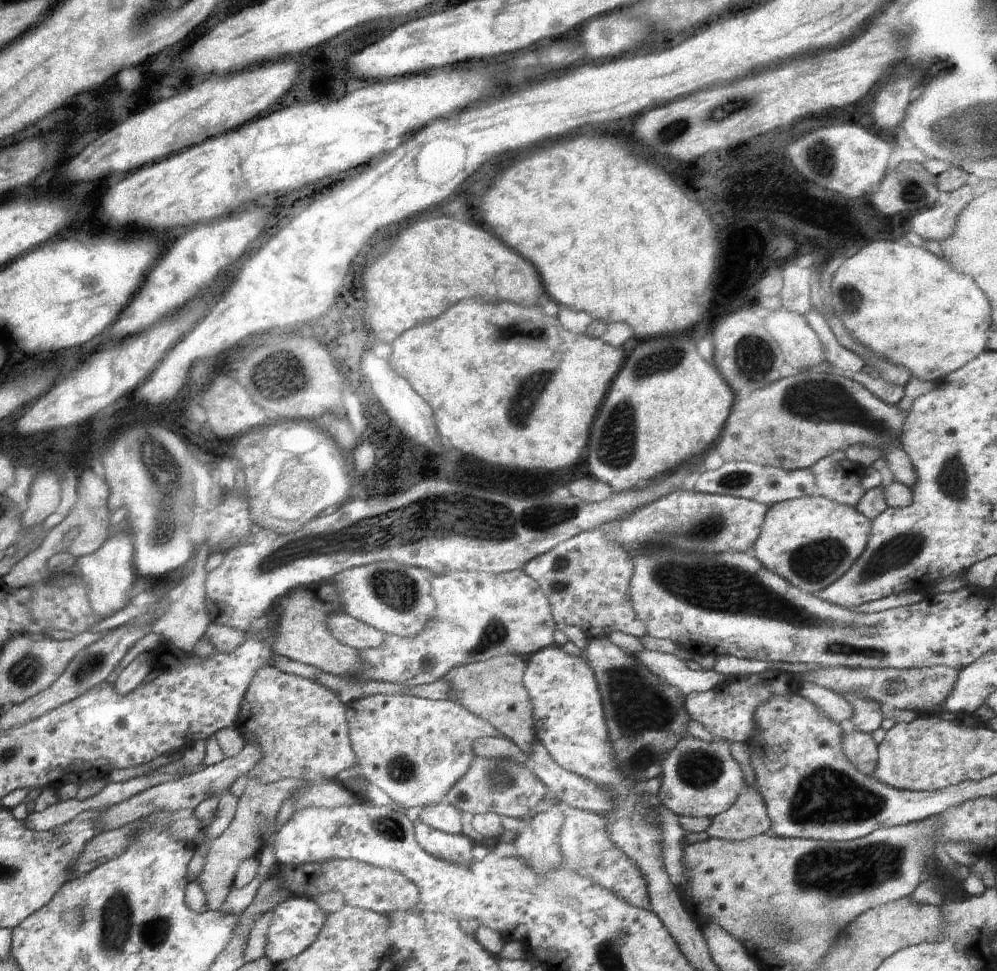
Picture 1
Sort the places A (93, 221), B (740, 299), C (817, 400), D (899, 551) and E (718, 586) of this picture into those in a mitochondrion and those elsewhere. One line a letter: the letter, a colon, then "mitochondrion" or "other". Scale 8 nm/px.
A: other
B: other
C: mitochondrion
D: mitochondrion
E: mitochondrion

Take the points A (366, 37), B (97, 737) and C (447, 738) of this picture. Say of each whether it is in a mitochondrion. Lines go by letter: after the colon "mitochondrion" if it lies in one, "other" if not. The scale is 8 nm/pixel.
A: other
B: other
C: other

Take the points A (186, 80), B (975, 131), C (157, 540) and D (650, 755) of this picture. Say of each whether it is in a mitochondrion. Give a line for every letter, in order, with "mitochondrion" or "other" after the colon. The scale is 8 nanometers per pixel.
A: other
B: mitochondrion
C: mitochondrion
D: mitochondrion

